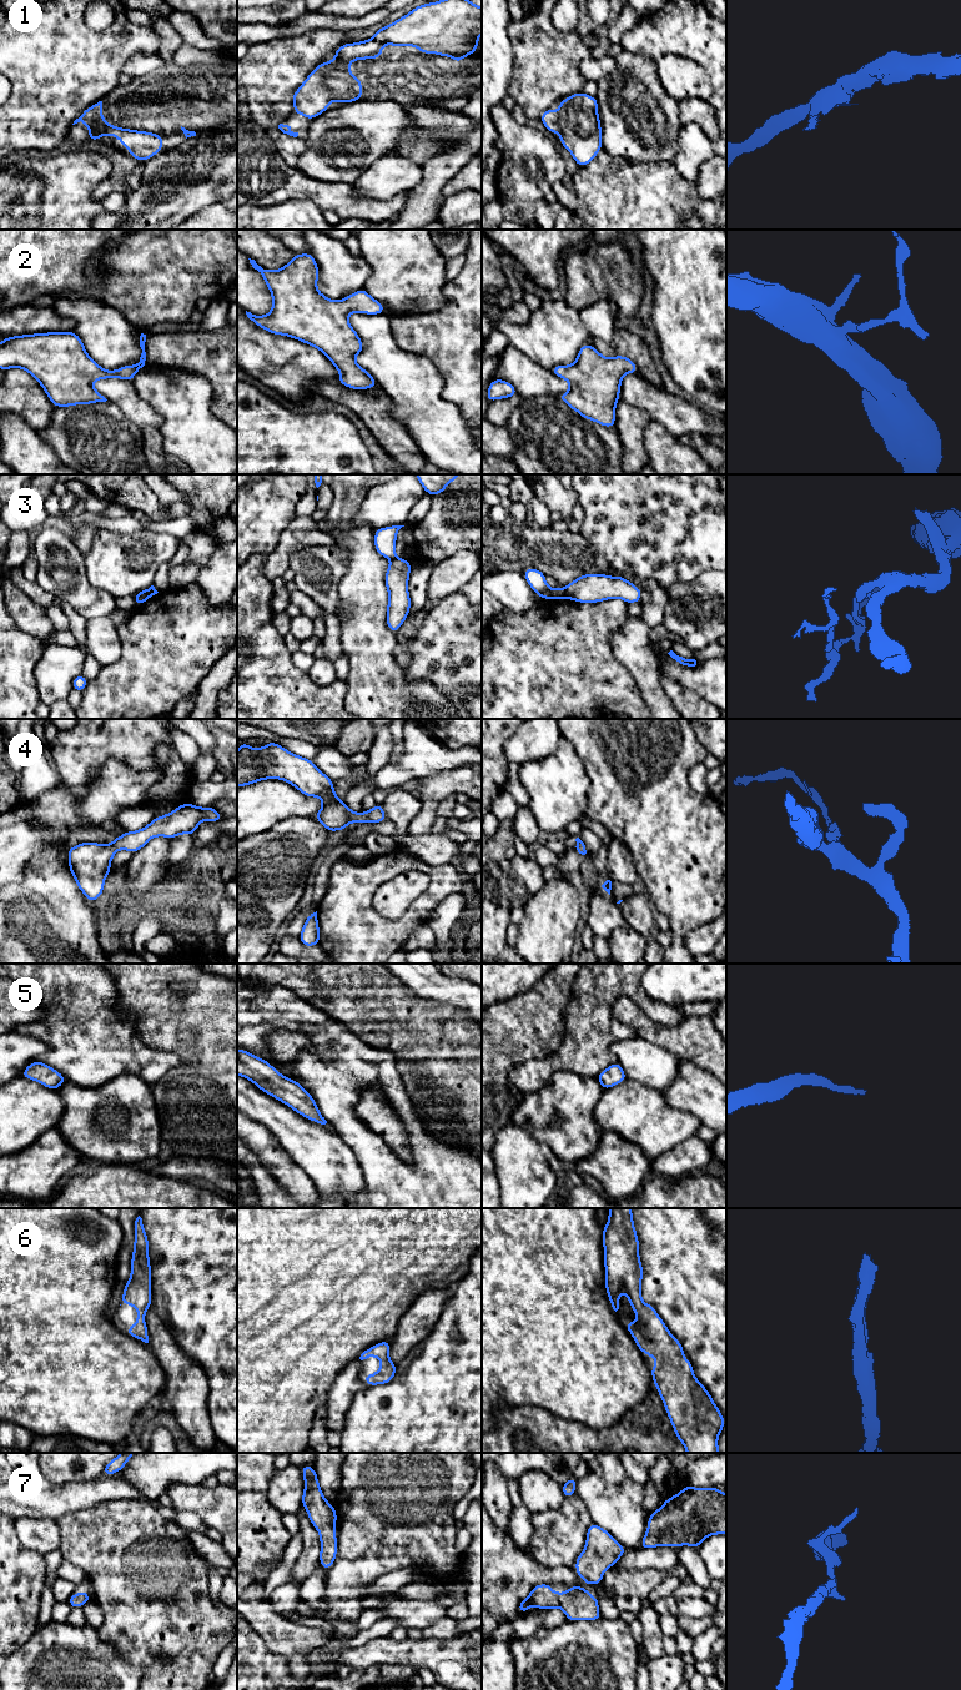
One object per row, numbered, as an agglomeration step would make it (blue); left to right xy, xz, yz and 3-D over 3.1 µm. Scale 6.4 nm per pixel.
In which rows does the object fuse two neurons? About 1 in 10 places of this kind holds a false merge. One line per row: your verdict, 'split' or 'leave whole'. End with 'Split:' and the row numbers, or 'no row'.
1: leave whole
2: leave whole
3: leave whole
4: leave whole
5: leave whole
6: leave whole
7: leave whole
Split: no row

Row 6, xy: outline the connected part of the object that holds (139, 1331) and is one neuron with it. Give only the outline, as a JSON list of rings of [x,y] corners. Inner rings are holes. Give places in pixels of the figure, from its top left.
[[[139,1216],[135,1221],[135,1243],[131,1259],[131,1276],[129,1282],[125,1284],[121,1304],[131,1304],[137,1309],[139,1314],[136,1318],[136,1324],[134,1327],[126,1327],[126,1333],[145,1343],[149,1343],[145,1314],[151,1303],[149,1241],[142,1218]]]

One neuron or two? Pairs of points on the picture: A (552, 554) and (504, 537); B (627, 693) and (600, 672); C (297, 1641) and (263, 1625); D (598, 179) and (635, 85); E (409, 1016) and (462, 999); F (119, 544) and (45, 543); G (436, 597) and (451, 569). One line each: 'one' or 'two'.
A: one
B: one
C: one
D: two
E: two
F: two
G: one

